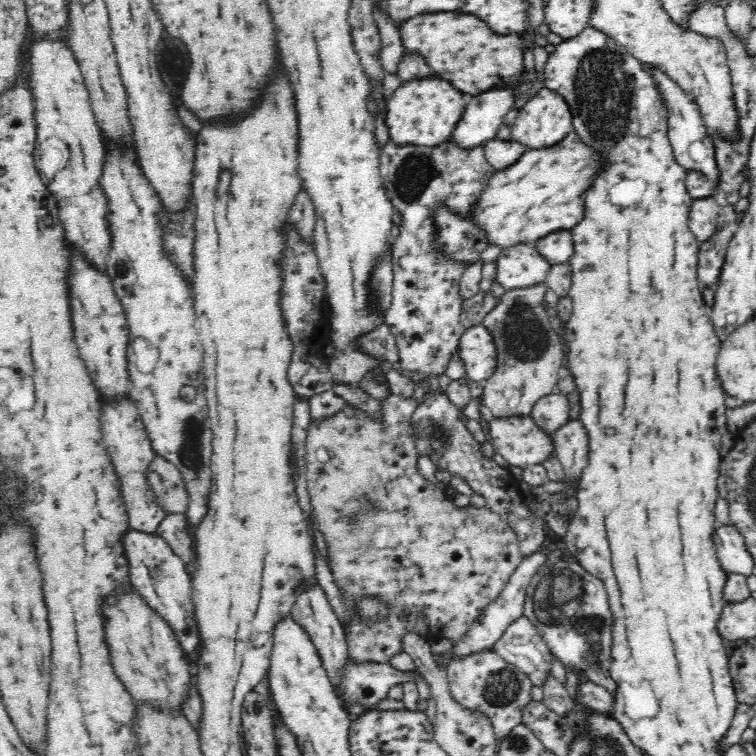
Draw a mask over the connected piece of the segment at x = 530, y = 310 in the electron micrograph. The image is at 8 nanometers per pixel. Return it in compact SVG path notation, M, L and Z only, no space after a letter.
M538 281L529 287L510 289L497 298L494 308L482 319L482 325L490 331L497 348L496 370L490 378L481 382L484 391L482 404L490 409L494 417L529 415L538 400L557 392L556 382L558 382L558 370L564 362L564 348L548 320L547 303L544 300L546 290L548 286L544 281Z

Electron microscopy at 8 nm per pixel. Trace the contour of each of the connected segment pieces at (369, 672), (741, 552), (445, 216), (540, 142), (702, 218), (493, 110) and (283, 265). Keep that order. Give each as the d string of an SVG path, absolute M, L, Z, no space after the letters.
M348 660L346 670L344 670L342 690L337 693L344 691L344 694L342 694L344 698L341 699L342 704L349 703L350 701L360 701L360 703L364 703L366 709L375 710L373 706L379 700L387 697L390 688L403 682L414 682L414 680L422 677L422 671L418 668L411 671L402 671L391 667L389 663L366 662L364 664L352 664Z
M731 523L715 524L711 534L713 545L722 568L726 572L740 573L747 577L753 572L753 560L745 547L740 531Z
M437 203L435 206L433 210L433 228L431 244L435 246L437 254L466 267L474 264L480 258L481 252L488 246L480 230L475 228L473 224L469 224L463 216L454 213L446 203Z
M543 87L519 110L514 124L512 124L512 140L523 144L528 149L548 148L564 140L572 132L572 120L568 103L562 96Z
M712 197L694 199L694 206L691 206L692 214L689 213L690 230L699 243L706 242L714 236L719 216L718 203Z
M522 71L519 81L516 79L511 83L500 84L498 88L492 87L487 91L473 95L470 103L466 105L458 124L451 132L449 142L453 142L461 150L472 150L472 148L485 145L489 140L496 139L500 126L504 124L504 116L514 108L516 94L518 94L520 86L524 86L526 80L528 80L528 72Z
M290 216L281 224L279 234L283 240L283 251L277 258L277 267L281 272L279 310L291 342L288 383L294 391L296 400L308 402L314 396L332 391L334 388L332 376L328 371L328 360L323 351L323 347L331 340L331 312L315 246L304 239L296 221Z

